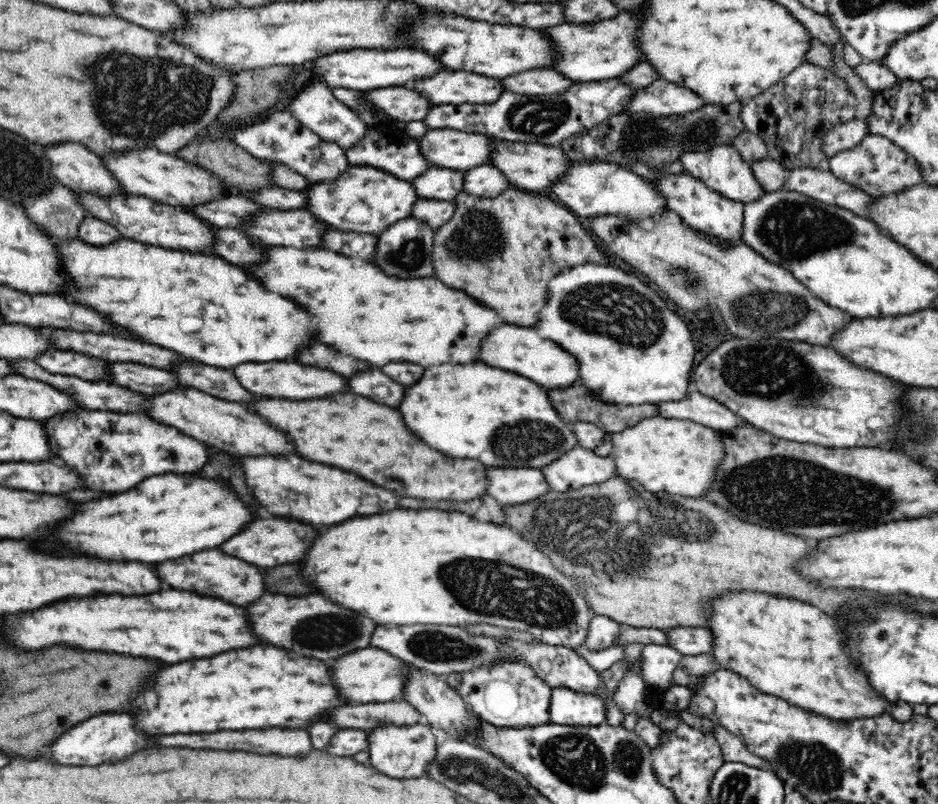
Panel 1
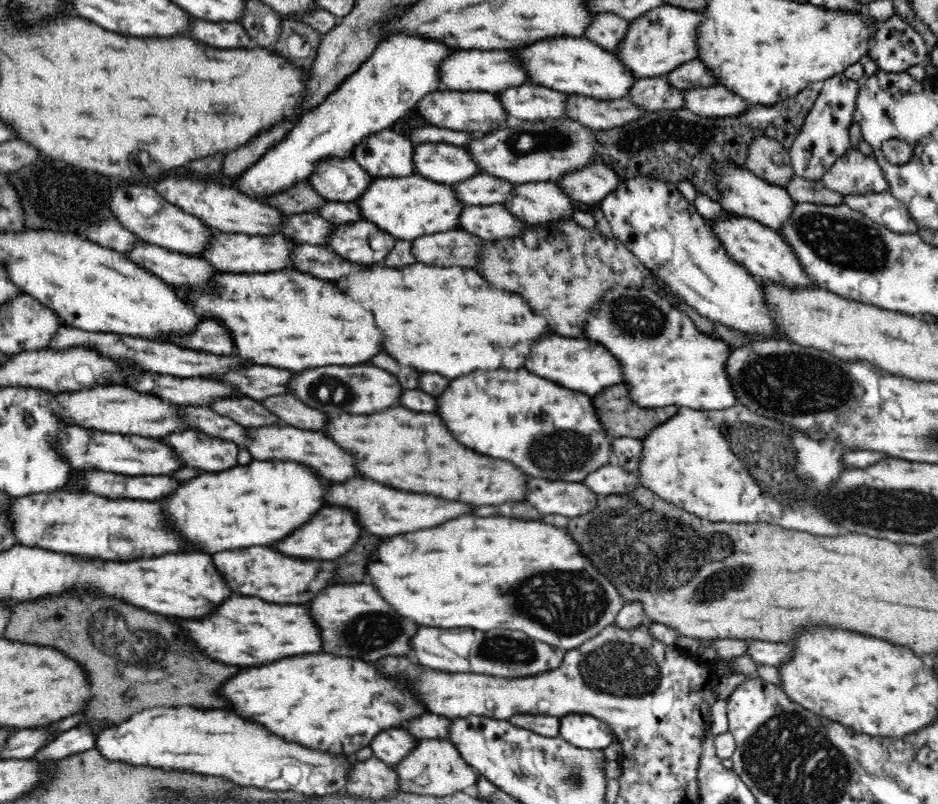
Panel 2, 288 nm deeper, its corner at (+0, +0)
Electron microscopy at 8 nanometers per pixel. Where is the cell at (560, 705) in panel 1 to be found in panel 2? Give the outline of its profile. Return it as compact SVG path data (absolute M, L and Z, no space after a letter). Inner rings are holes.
M568 714L560 718L560 736L570 744L586 750L606 750L616 734L602 720L586 714Z

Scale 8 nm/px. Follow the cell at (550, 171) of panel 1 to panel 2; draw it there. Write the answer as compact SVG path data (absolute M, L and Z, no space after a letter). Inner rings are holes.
M598 162L584 172L564 176L560 182L556 182L556 186L564 190L572 200L596 208L596 204L600 204L610 192L618 188L620 180L622 178L616 174L616 170L612 170L604 162Z

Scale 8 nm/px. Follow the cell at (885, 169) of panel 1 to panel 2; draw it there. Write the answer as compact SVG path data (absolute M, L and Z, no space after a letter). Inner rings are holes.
M850 148L846 156L840 156L820 180L826 188L844 196L878 194L888 190L888 182L884 180L876 158L862 156L858 148Z

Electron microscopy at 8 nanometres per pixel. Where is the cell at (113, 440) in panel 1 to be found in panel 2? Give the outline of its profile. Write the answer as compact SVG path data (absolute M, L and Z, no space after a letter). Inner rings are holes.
M200 430L176 432L176 434L162 438L160 442L170 444L178 452L182 466L194 466L206 474L226 472L230 468L236 468L238 454L242 450L232 440L214 438Z

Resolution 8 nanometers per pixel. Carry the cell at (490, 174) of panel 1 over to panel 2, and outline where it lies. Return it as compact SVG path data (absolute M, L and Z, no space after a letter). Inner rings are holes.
M554 182L518 184L514 196L504 204L516 218L528 224L548 224L574 216L574 200Z

